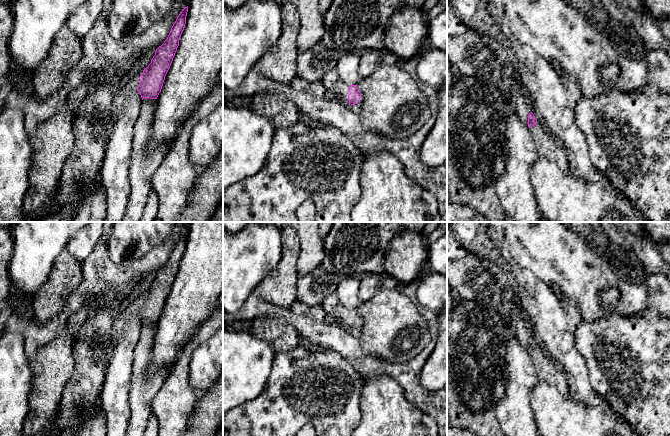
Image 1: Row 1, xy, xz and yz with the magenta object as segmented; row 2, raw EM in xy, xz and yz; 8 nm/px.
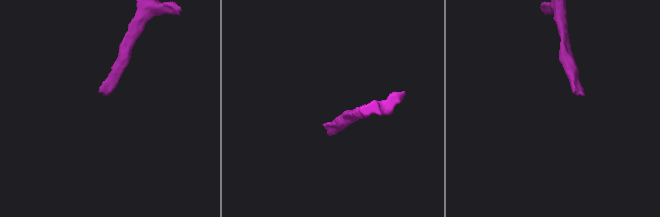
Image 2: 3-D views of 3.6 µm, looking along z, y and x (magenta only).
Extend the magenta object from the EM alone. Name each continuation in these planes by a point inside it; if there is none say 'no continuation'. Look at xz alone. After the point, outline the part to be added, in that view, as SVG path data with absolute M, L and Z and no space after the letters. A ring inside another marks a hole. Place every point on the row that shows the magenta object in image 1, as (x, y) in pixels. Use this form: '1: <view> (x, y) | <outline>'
1: xz (336, 89) | M331 70L327 72L320 81L326 90L326 97L329 99L338 100L343 102L346 106L355 108L362 103L362 96L357 104L351 105L348 101L348 95L350 94L348 87L350 85L344 83L337 72Z

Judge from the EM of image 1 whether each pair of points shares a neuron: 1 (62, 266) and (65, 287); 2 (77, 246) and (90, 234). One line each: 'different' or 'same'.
1: same
2: same

